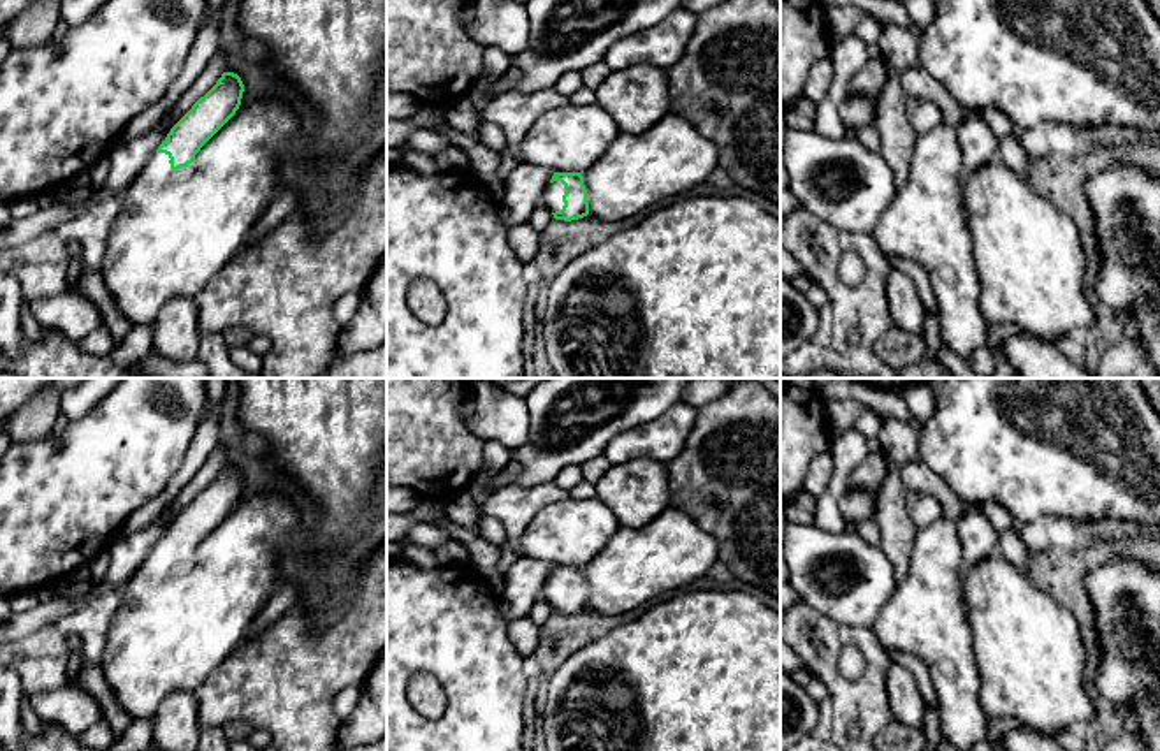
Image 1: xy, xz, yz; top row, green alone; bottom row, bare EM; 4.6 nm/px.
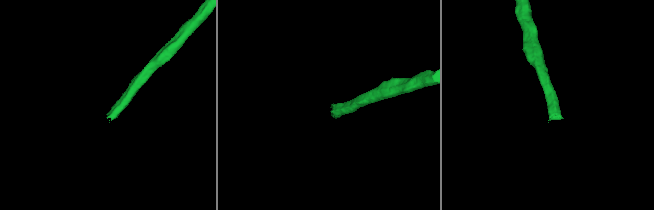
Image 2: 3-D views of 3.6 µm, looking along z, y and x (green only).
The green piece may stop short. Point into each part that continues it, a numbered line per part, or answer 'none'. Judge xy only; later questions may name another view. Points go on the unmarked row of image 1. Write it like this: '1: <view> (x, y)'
1: xy (176, 623)

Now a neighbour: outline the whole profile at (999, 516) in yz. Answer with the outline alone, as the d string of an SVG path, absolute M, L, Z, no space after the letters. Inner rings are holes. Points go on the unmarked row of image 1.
M988 501L982 505L982 510L998 533L1004 533L1005 529L1014 526L1014 519L1004 505Z

